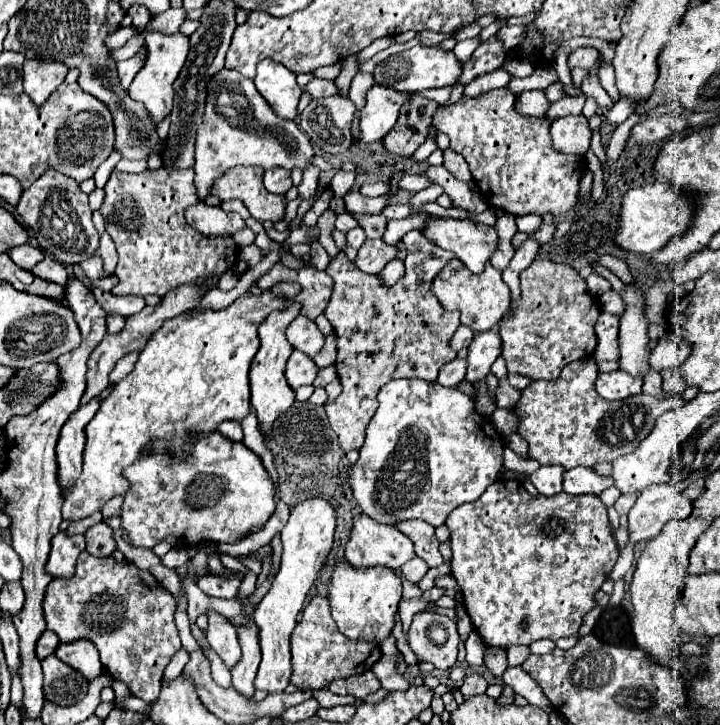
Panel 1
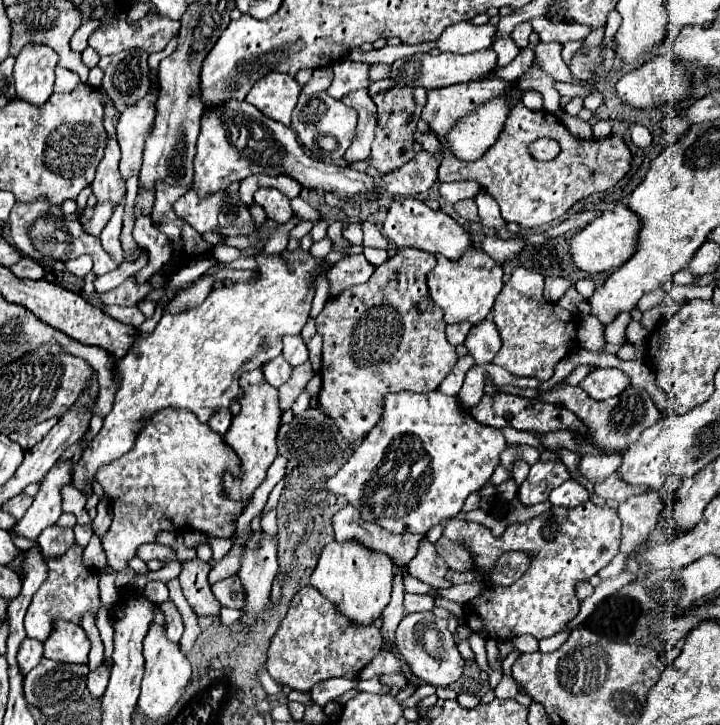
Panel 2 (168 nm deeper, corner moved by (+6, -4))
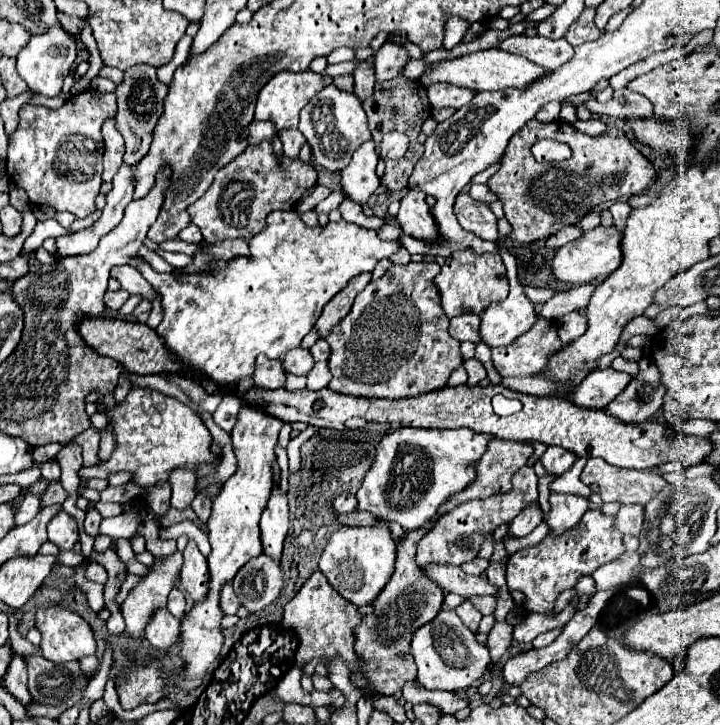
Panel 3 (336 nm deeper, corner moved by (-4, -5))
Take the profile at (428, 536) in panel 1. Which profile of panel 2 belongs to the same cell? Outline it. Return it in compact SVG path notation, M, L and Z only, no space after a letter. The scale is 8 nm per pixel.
M424 537L420 541L420 549L416 553L416 557L408 563L408 573L432 587L440 587L440 589L446 589L450 587L450 583L446 581L446 563L444 559L436 553L434 545Z

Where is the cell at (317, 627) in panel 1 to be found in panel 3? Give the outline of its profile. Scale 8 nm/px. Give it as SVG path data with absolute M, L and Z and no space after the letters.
M316 570L298 594L284 606L284 620L282 626L294 630L298 634L300 646L296 650L296 666L302 662L310 662L312 658L344 658L352 668L358 666L358 656L354 652L354 626L360 624L362 614L356 610L352 602L342 598L326 580L326 576Z

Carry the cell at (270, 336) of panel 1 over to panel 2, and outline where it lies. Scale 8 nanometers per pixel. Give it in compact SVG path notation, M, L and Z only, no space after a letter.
M262 369L244 371L240 377L240 387L242 387L242 397L240 397L242 411L232 419L232 425L230 425L228 433L224 435L224 441L242 459L242 463L240 463L242 475L240 477L224 475L224 489L228 489L226 493L232 499L250 499L252 493L256 491L256 487L264 481L268 467L278 457L276 431L280 427L282 411L280 411L280 403L278 403L278 389L268 385L268 381L264 381Z

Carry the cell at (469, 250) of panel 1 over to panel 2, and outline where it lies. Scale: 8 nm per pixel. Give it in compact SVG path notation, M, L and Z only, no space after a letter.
M412 197L394 199L394 203L390 205L390 211L388 211L388 217L384 221L382 233L390 241L394 241L398 247L414 247L414 249L422 249L428 253L440 253L452 261L458 261L464 251L474 247L472 235L458 221L454 221L444 211L432 211L422 201L412 199Z

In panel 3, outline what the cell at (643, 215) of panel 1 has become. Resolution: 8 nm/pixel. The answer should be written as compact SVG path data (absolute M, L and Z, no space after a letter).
M598 226L590 232L586 232L582 238L568 242L566 246L558 248L552 260L552 274L566 284L590 284L606 278L612 274L620 262L622 262L622 250L620 250L622 234L616 228Z

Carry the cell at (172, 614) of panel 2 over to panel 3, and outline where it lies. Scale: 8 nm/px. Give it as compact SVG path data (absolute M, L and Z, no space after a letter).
M172 588L170 596L168 596L168 610L176 616L182 618L182 614L186 612L186 596L180 588Z

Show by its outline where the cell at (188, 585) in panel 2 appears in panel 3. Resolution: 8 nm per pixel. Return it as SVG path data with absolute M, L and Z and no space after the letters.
M190 540L184 550L184 568L180 572L182 588L190 594L192 600L202 600L208 592L208 580L208 562L200 554L196 542Z

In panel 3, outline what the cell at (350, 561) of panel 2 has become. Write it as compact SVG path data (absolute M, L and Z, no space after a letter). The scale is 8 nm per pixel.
M378 518L374 526L350 526L334 532L322 552L320 570L340 596L350 600L354 606L368 606L390 580L394 560L396 542L390 534L390 526L386 520Z

